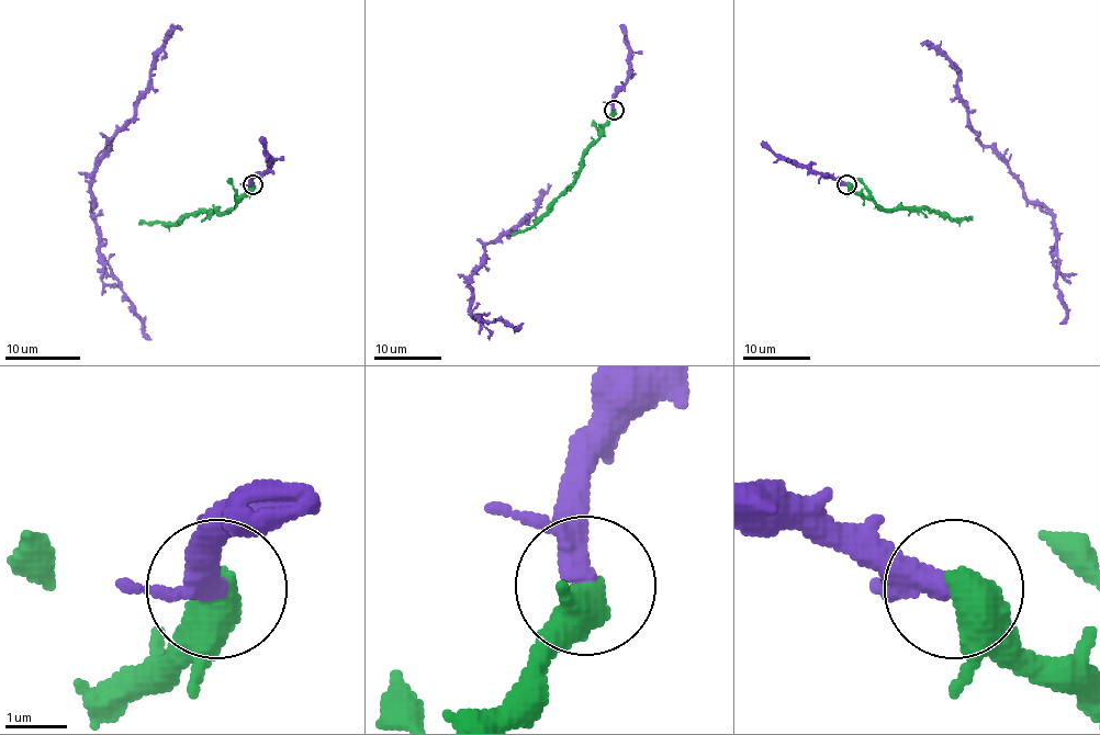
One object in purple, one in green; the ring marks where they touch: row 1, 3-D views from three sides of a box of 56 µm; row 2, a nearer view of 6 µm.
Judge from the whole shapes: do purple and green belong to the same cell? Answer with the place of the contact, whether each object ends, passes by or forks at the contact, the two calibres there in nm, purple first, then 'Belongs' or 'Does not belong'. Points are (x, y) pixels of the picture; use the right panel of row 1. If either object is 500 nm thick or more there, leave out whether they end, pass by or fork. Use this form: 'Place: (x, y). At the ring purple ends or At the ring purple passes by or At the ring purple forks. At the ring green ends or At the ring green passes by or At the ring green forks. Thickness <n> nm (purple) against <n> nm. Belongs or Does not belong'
Place: (846, 184). Thickness 320 nm (purple) against 600 nm. Belongs

